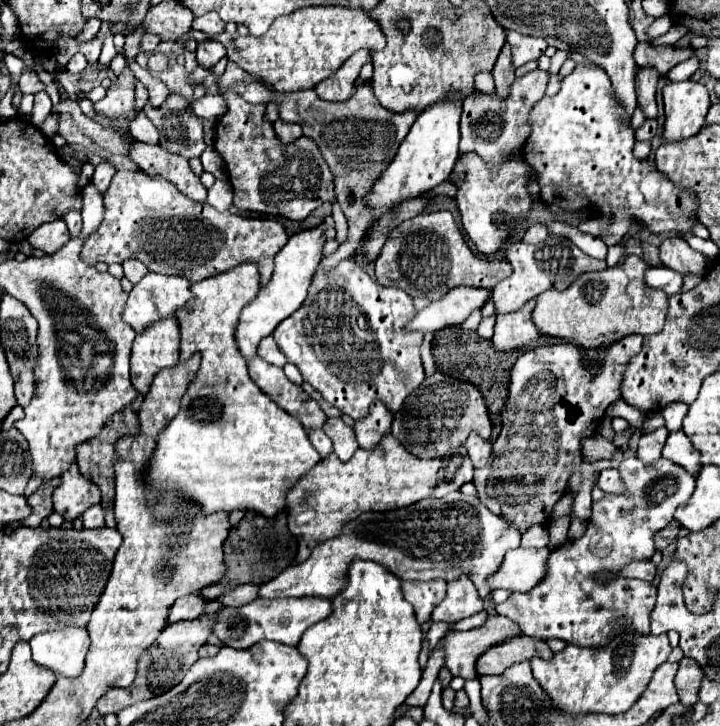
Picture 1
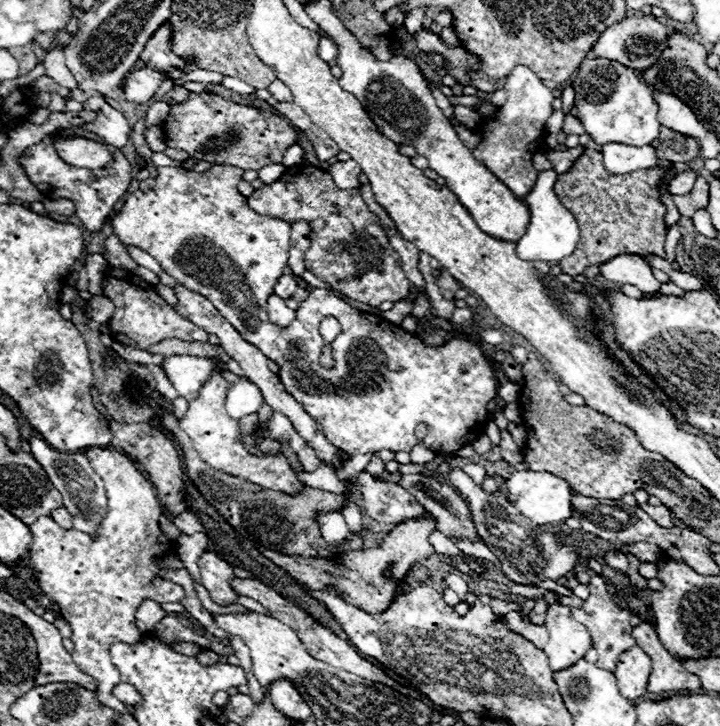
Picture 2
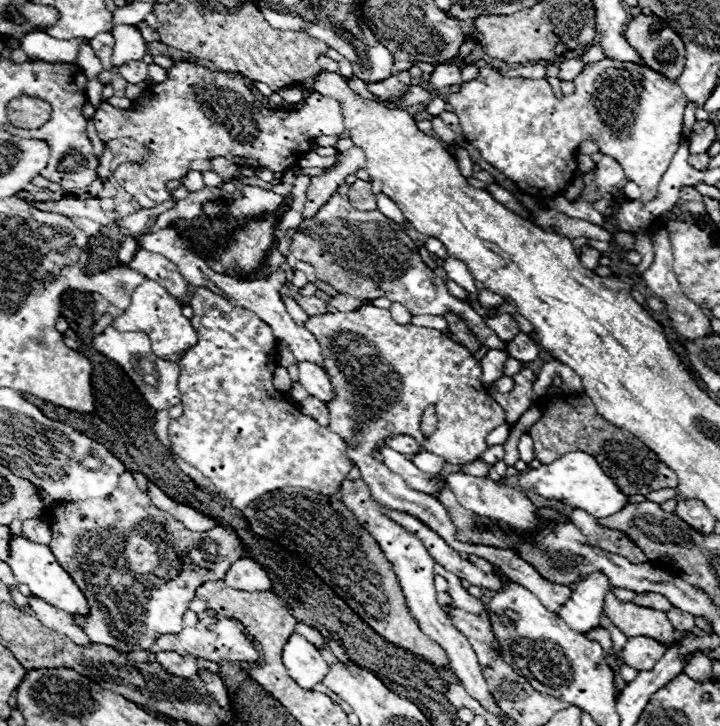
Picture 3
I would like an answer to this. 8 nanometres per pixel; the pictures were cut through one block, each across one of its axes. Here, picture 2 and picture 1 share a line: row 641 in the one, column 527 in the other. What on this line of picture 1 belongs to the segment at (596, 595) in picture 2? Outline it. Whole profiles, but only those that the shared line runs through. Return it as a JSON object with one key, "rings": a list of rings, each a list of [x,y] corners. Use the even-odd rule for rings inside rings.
{"rings":[[[629,457],[626,458],[626,463],[622,464],[630,465],[630,468],[618,468],[622,482],[626,486],[626,494],[604,494],[602,500],[592,502],[592,518],[588,522],[584,536],[576,540],[568,540],[566,544],[550,552],[548,564],[546,564],[546,578],[538,582],[538,586],[534,586],[530,592],[526,594],[512,592],[512,596],[504,604],[496,604],[496,612],[514,620],[524,634],[540,638],[540,640],[560,638],[564,642],[590,646],[590,648],[606,646],[618,634],[618,630],[622,630],[624,624],[630,624],[634,632],[650,634],[648,632],[650,610],[654,608],[654,602],[656,602],[656,586],[634,578],[618,578],[614,584],[604,586],[604,584],[594,582],[594,574],[602,570],[616,572],[630,560],[638,560],[638,558],[648,560],[656,550],[654,540],[652,540],[654,534],[662,530],[674,518],[674,510],[678,508],[678,504],[684,504],[692,496],[696,480],[684,468],[668,460],[644,464],[637,457]]]}

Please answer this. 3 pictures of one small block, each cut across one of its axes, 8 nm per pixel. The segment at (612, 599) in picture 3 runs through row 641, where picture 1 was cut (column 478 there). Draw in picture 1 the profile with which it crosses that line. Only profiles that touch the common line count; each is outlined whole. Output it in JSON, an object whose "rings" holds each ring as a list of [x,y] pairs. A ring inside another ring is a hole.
{"rings":[[[518,634],[496,646],[490,646],[484,654],[480,654],[476,660],[476,672],[480,676],[502,674],[508,666],[522,662],[522,660],[530,660],[532,656],[548,660],[548,658],[552,658],[552,650],[548,650],[546,642],[542,642],[538,638]]]}

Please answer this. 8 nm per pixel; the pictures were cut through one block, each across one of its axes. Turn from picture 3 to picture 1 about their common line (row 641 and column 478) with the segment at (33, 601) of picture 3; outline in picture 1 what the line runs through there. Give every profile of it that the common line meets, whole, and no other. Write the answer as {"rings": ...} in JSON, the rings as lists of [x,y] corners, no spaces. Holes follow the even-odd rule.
{"rings":[[[478,72],[474,76],[474,82],[476,82],[476,88],[482,90],[482,92],[494,92],[494,80],[492,80],[492,74],[490,72]]]}

